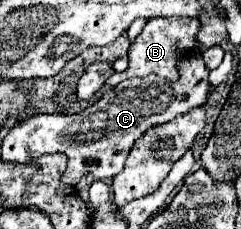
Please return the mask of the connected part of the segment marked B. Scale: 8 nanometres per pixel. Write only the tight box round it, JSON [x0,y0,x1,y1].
[107,19,199,87]

